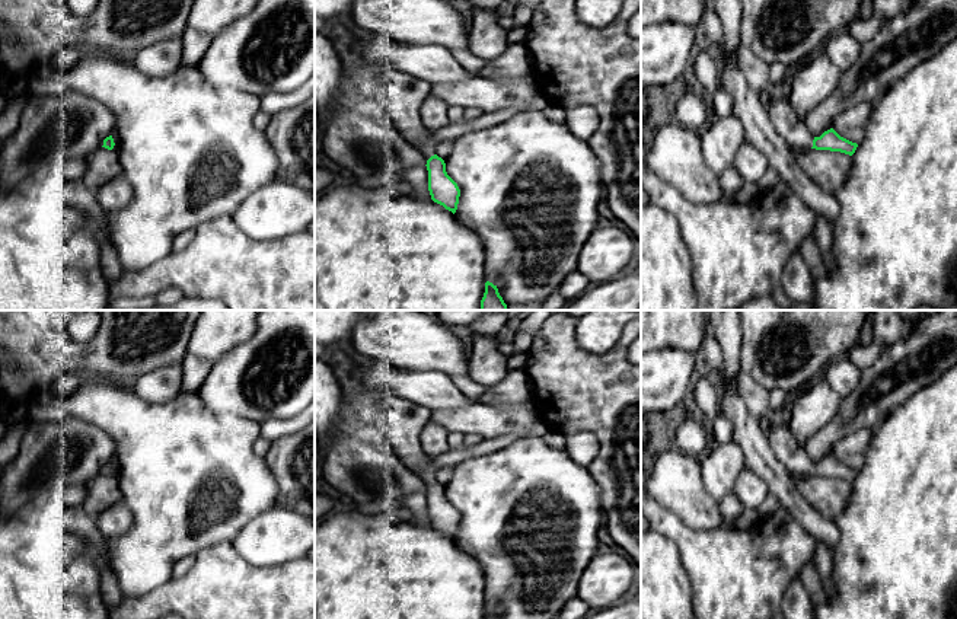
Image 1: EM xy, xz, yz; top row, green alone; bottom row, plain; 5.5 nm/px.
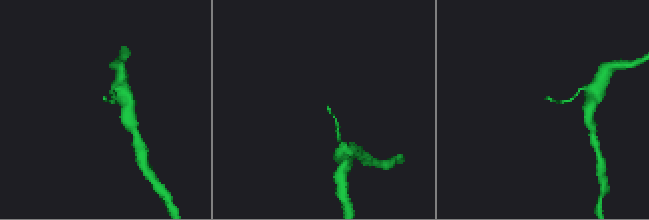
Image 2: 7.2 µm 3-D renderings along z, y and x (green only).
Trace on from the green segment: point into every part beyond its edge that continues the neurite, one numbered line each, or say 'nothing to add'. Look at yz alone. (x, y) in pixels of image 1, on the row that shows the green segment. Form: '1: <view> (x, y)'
1: yz (787, 123)

